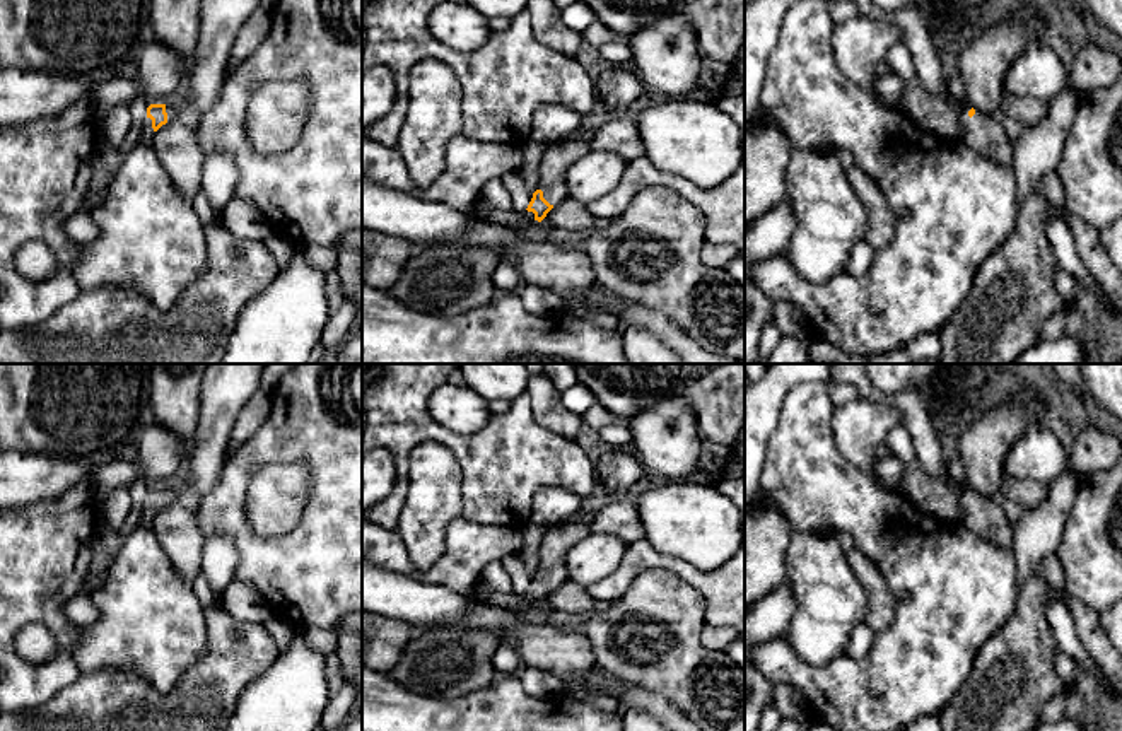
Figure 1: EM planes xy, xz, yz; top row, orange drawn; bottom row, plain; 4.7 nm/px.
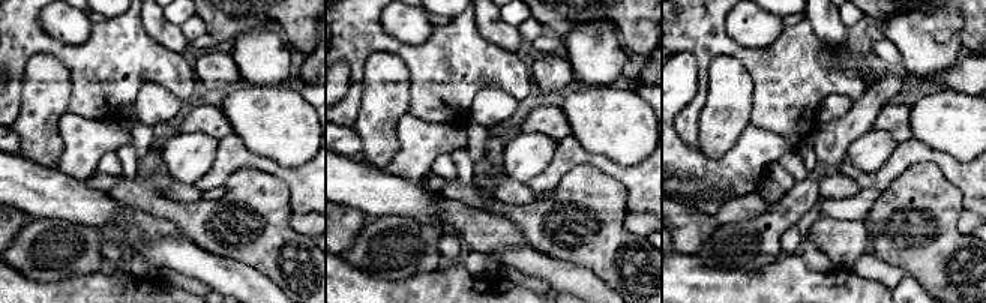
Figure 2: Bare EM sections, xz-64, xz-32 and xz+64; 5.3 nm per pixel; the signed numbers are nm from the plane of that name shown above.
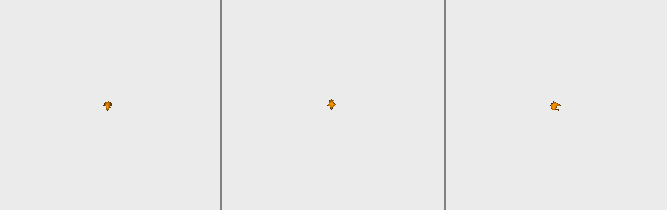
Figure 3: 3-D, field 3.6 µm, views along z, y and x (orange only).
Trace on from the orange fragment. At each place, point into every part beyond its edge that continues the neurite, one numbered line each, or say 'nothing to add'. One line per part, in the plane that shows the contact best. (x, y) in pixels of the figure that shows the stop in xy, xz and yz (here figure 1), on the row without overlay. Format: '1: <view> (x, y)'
1: xy (147, 516)
2: xz (557, 540)

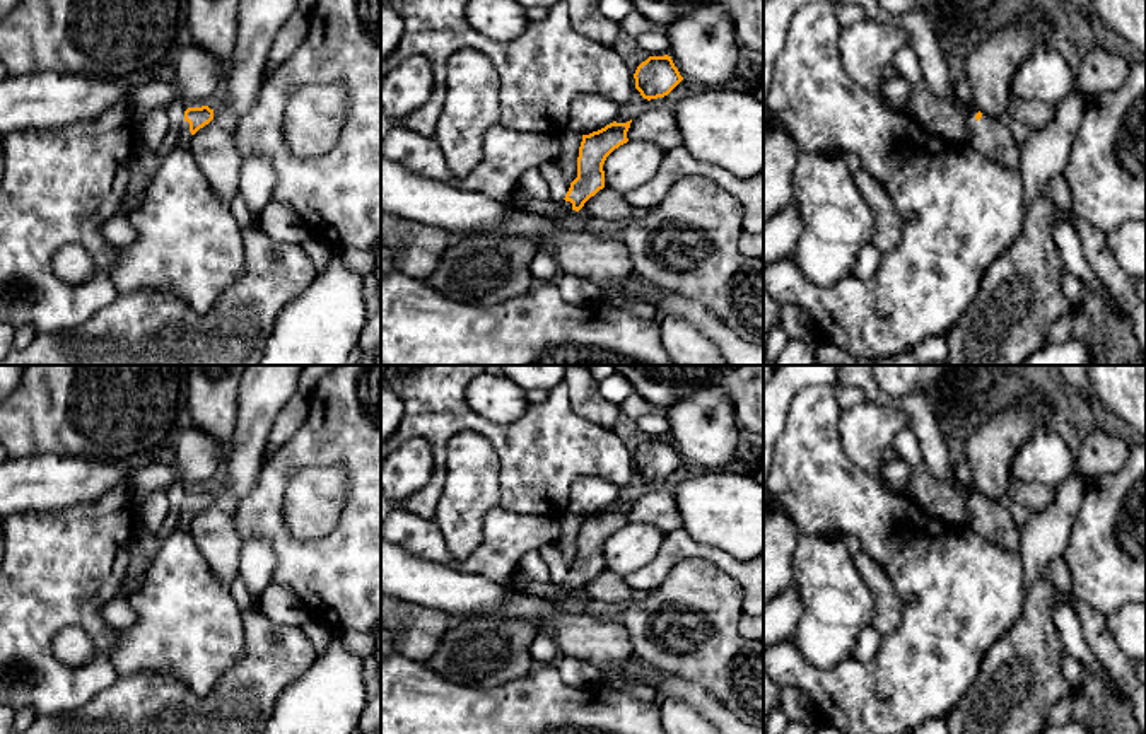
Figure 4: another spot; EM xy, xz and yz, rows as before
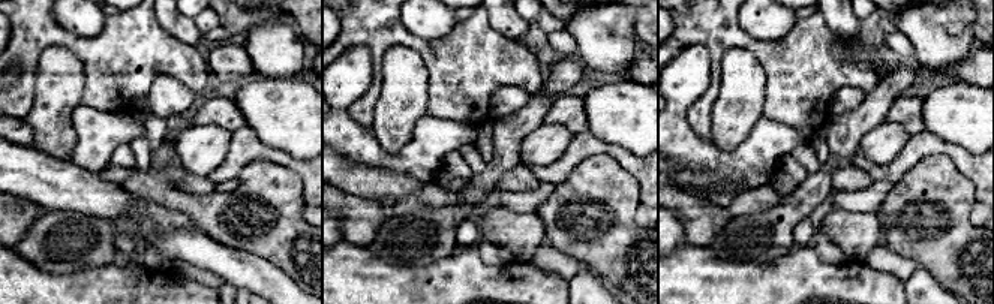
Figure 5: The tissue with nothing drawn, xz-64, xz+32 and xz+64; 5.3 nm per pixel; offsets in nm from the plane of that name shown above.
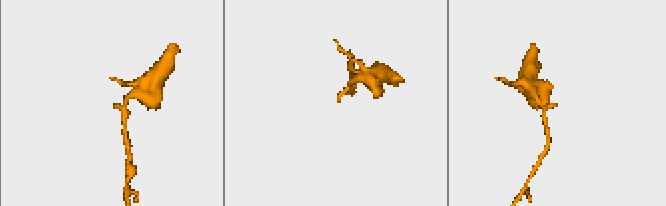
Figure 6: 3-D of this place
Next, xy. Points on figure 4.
1: xy (185, 519)

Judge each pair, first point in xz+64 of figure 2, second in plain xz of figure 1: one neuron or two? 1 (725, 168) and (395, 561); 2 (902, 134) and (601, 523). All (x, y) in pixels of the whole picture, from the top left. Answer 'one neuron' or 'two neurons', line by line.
1: one neuron
2: one neuron

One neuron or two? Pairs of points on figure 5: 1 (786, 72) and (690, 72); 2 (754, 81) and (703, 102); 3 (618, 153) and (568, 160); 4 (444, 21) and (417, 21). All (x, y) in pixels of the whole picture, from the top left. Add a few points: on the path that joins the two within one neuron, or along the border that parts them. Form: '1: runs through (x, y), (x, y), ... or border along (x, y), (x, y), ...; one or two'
1: border along (700, 44), (709, 54), (709, 87), (693, 102); two
2: border along (721, 62), (709, 131); two
3: runs through (606, 149), (580, 149); one
4: runs through (438, 21), (423, 21); one

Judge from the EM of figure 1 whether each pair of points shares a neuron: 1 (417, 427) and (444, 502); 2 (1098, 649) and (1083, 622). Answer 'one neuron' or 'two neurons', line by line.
1: two neurons
2: one neuron

